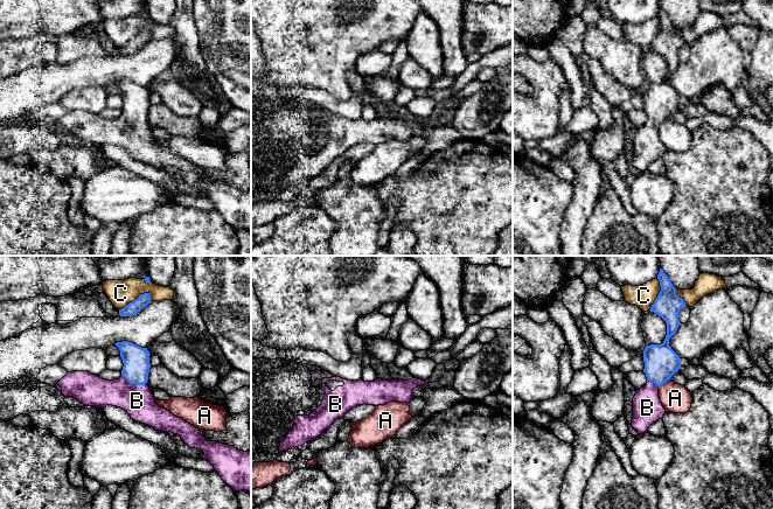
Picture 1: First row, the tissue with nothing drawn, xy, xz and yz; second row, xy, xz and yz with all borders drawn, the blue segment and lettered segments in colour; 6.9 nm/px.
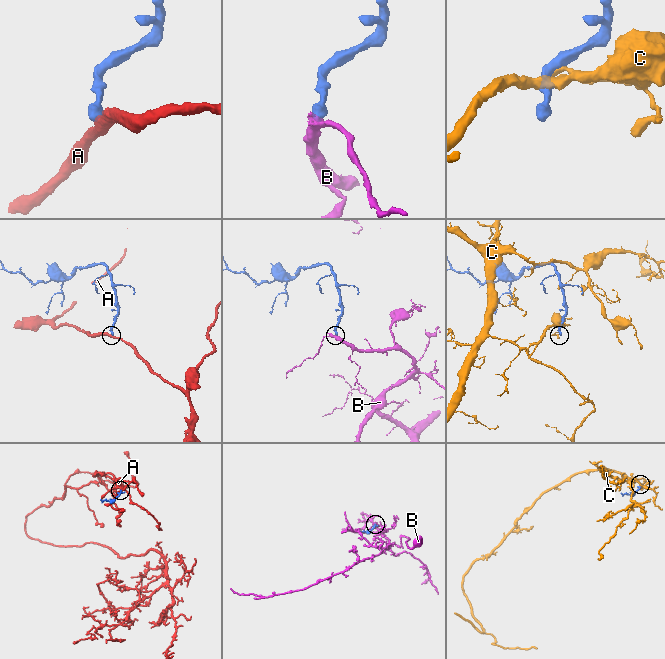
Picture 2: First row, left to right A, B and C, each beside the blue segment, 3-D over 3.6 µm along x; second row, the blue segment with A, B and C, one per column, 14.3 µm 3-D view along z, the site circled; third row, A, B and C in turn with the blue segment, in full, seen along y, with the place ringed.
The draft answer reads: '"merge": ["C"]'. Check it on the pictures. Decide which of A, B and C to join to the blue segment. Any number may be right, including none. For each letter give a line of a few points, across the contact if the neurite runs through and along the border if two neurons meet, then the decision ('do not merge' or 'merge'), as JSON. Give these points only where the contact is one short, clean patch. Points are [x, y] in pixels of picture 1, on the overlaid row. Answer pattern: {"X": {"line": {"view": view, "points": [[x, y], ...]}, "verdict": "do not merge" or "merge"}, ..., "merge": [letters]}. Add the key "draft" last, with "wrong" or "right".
{"A": {"line": {"view": "yz", "points": [[669, 378], [659, 388]]}, "verdict": "do not merge"}, "B": {"line": {"view": "xy", "points": [[136, 360], [133, 383], [133, 396], [137, 401]]}, "verdict": "merge"}, "C": {"verdict": "do not merge"}, "merge": ["B"], "draft": "wrong"}

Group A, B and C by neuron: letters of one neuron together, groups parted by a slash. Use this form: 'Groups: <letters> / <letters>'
Groups: A / B / C

